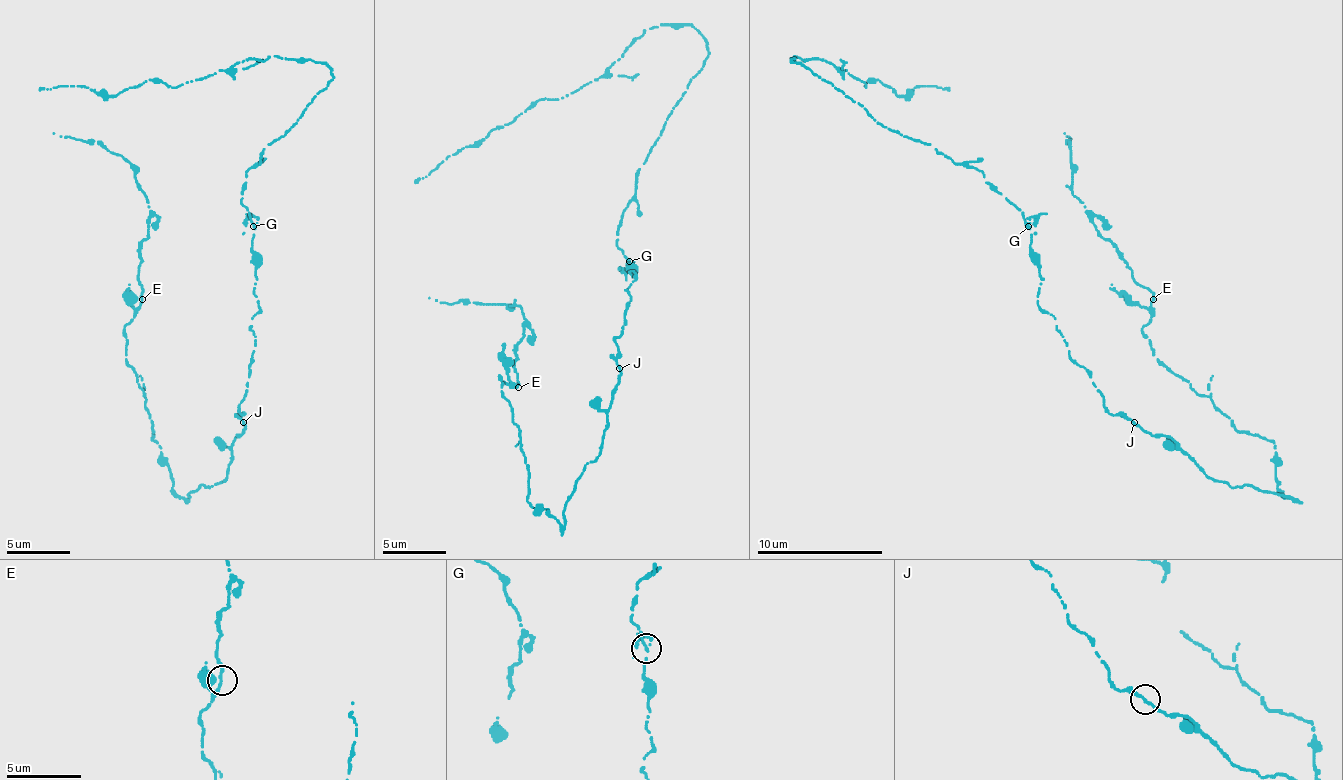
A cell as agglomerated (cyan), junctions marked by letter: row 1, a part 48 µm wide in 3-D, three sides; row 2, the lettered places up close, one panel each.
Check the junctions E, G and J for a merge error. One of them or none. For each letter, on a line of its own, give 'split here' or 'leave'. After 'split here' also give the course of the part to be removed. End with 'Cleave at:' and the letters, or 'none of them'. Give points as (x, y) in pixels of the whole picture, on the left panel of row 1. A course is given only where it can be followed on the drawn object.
E: leave
G: leave
J: leave
Cleave at: none of them

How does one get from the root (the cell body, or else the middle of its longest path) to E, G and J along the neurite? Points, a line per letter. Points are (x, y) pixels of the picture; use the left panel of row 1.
E: (250, 362), (243, 432), (224, 482), (180, 498), (127, 362), (123, 328), (142, 299)
G: (250, 362), (256, 346), (253, 318), (259, 312), (259, 299), (253, 293), (253, 227)
J: (250, 362), (246, 394), (240, 403), (243, 416), (240, 419), (243, 422)

